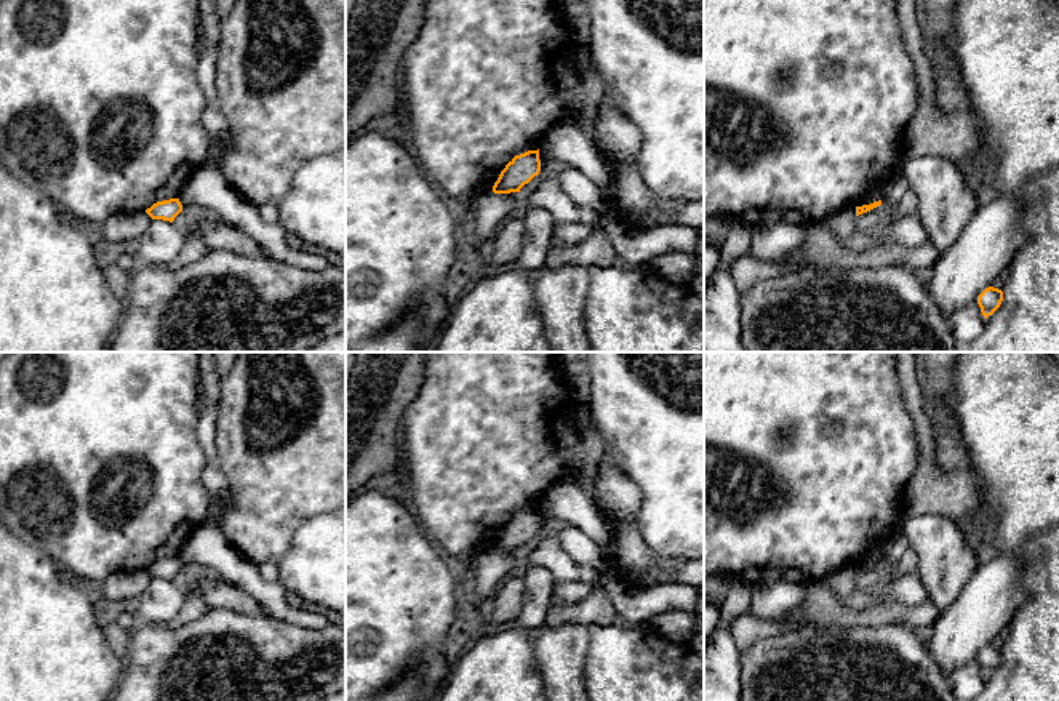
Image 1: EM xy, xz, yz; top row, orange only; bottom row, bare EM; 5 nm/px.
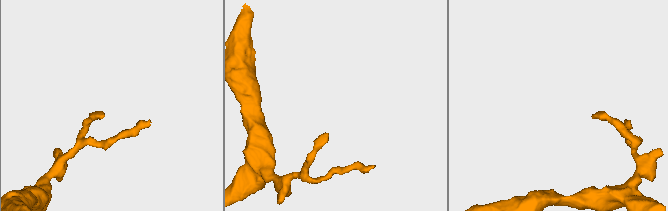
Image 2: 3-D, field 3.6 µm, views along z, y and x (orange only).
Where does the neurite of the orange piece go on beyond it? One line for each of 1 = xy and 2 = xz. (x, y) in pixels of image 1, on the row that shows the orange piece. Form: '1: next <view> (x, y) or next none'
1: next none
2: next none

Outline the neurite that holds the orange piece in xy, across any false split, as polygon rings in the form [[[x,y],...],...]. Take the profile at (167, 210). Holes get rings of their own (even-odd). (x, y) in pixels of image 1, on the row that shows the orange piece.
[[[170,198],[163,202],[154,203],[150,208],[146,210],[146,213],[152,219],[163,219],[173,222],[174,218],[182,211],[182,205],[179,198]]]

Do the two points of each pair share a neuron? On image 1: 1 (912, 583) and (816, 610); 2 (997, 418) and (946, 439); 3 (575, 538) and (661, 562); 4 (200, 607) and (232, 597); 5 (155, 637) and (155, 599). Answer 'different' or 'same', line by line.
1: different
2: different
3: different
4: same
5: different

